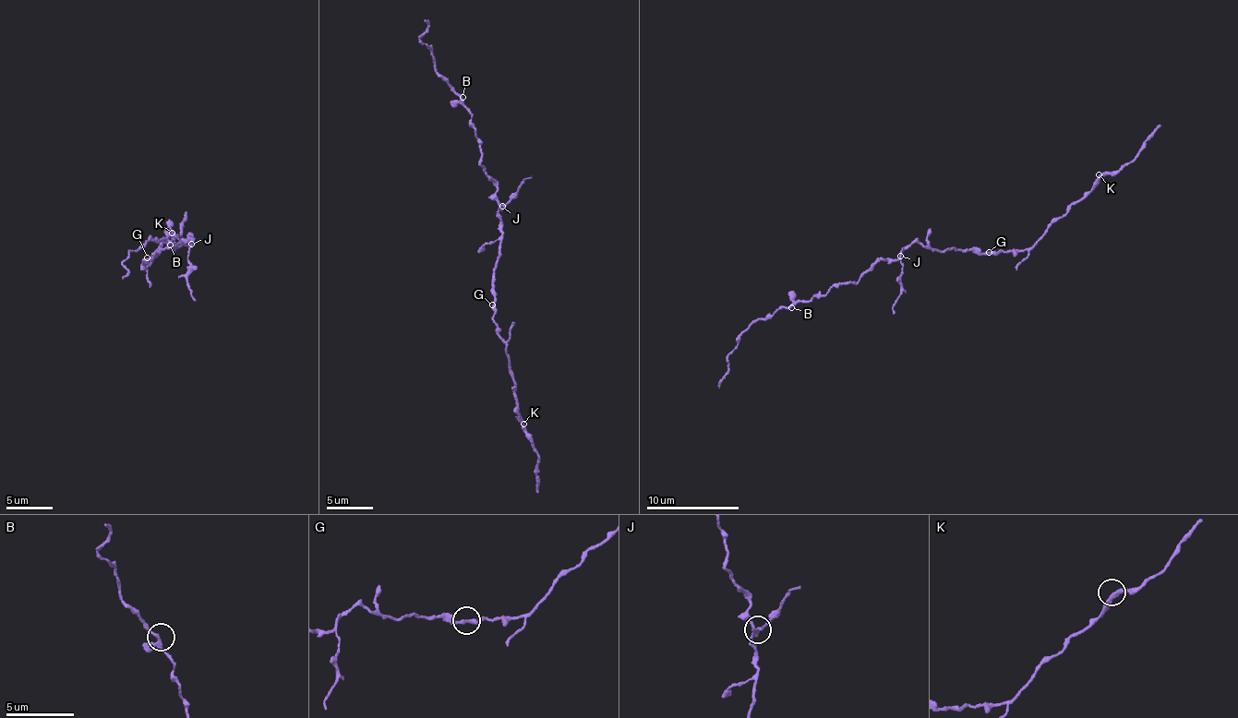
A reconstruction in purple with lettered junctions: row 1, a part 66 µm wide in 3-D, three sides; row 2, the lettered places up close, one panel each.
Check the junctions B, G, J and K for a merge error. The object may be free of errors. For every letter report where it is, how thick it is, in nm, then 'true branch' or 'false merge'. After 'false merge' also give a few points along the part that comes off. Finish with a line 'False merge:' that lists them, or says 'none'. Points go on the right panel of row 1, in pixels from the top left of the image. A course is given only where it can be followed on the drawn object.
B: (791, 307) | 200 nm | true branch
G: (989, 252) | 240 nm | true branch
J: (900, 256) | 190 nm | false merge | (899, 257), (900, 295), (892, 307), (893, 315)
K: (1099, 174) | 260 nm | true branch
False merge: J

